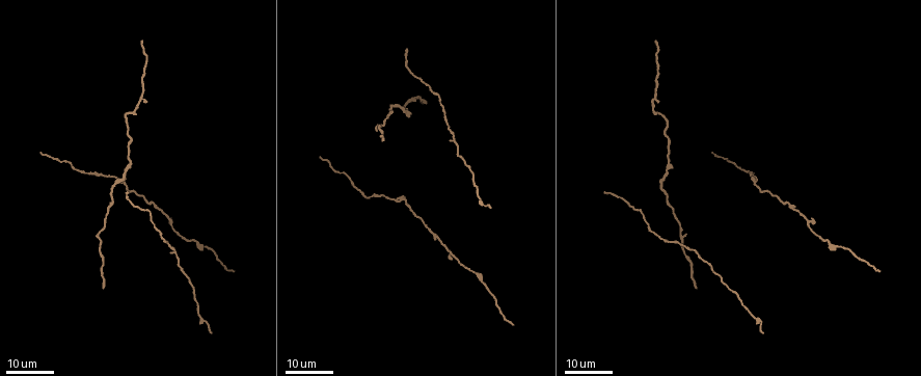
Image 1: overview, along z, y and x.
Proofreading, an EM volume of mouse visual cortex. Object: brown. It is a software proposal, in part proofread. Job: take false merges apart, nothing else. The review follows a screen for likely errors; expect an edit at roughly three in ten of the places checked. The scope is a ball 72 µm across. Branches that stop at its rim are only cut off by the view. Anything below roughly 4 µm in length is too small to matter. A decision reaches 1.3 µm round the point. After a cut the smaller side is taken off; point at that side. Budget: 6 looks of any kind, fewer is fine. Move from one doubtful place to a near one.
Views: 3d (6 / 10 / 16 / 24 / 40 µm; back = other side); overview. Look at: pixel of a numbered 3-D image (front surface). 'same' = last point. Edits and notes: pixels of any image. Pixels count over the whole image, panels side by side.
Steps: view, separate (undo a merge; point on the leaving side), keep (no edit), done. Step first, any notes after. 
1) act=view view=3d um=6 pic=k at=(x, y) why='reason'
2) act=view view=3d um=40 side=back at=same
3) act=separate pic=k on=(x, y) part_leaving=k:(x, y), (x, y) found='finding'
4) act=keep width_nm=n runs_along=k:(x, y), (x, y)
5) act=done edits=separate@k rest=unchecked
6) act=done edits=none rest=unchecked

act=view view=3d um=24 pic=1 at=(404, 198) why='a fork'

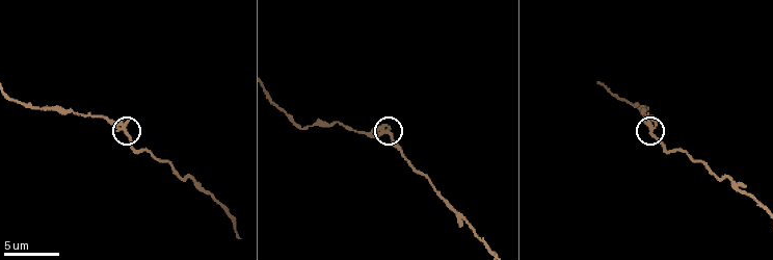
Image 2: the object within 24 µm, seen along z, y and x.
act=view view=3d um=10 pic=2 at=(652, 128)

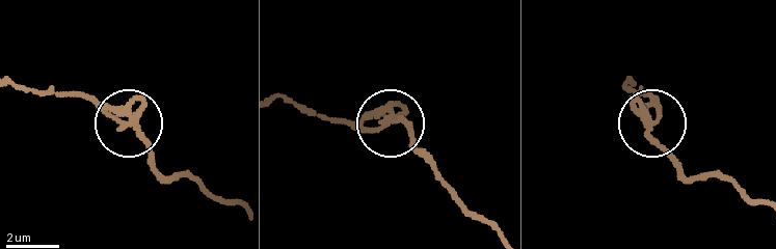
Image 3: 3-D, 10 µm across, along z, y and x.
act=keep width_nm=210 found='continuous, no second neuron'

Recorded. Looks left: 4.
act=view view=3d um=16 pic=1 at=(680, 234) why='three-way junction'

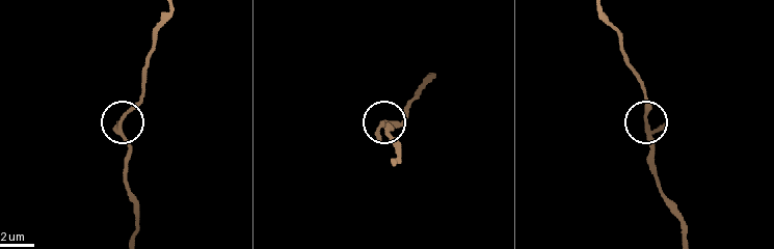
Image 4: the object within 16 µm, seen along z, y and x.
act=view view=3d um=10 pic=4 at=(645, 116) why='closer look'

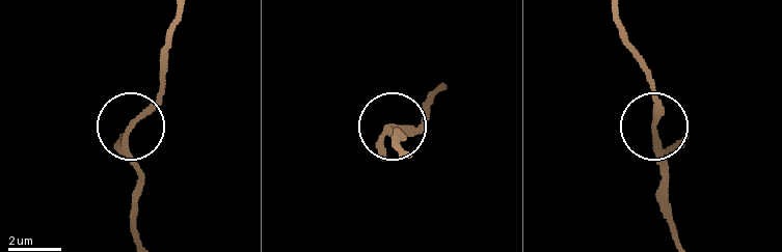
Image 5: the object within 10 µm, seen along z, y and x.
act=keep runs_along=5:(179, 15), (157, 102), (126, 142), (139, 206) found='one neuron here'

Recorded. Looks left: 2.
act=done edits=none rest=unchecked

